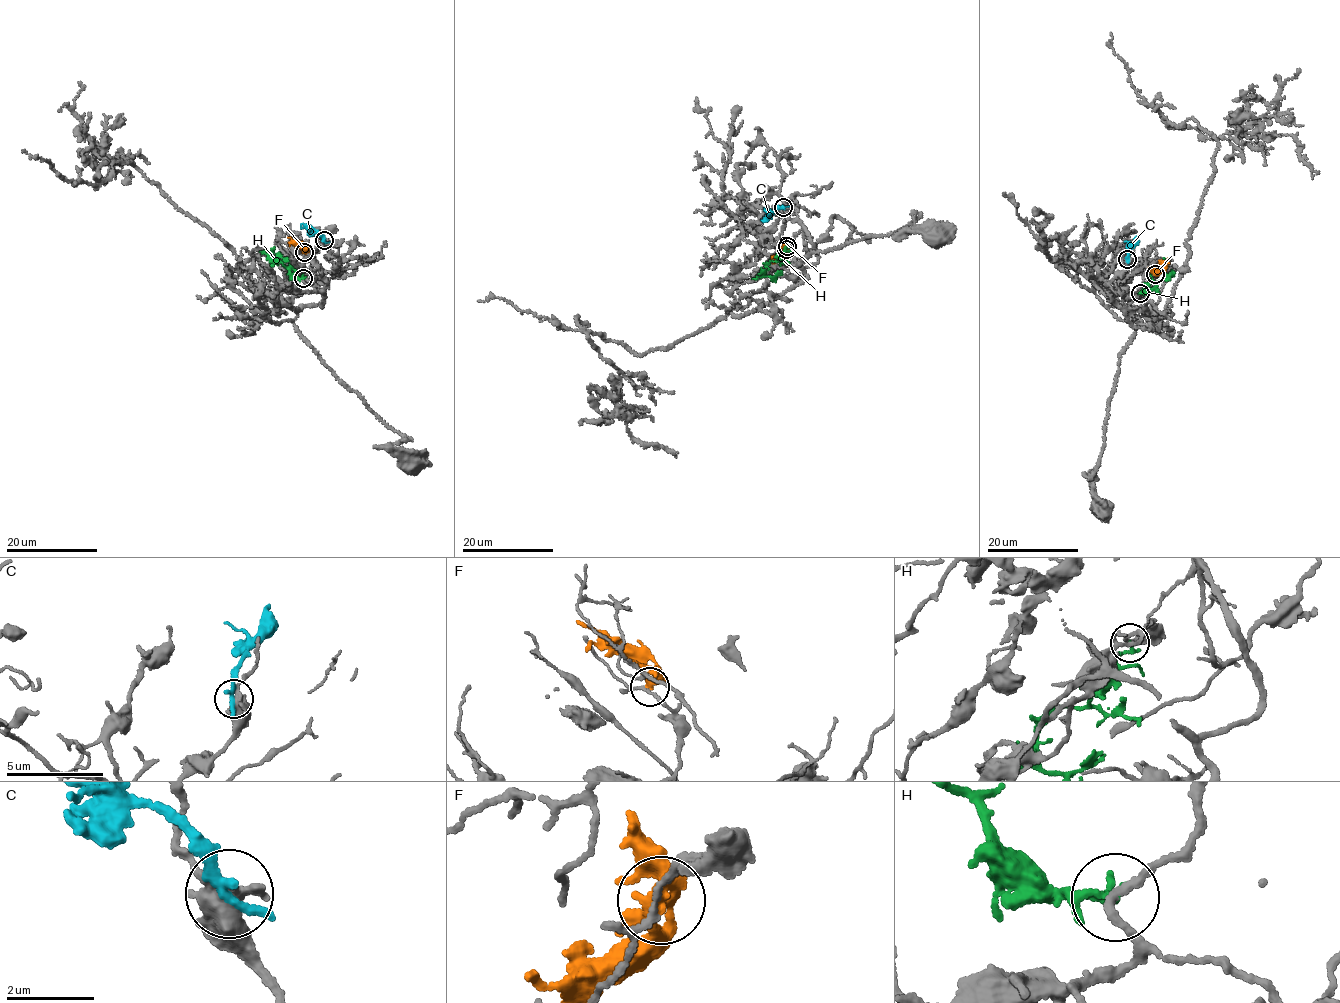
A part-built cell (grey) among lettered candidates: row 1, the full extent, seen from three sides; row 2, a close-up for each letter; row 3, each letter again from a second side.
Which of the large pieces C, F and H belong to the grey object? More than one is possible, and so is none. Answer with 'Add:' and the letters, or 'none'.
Add: none

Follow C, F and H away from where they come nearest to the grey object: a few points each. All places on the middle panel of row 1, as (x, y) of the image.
C: (783, 208), (762, 221)
F: (786, 249), (784, 255), (771, 263)
H: (787, 246), (783, 256), (770, 262), (766, 269), (766, 274), (772, 277), (781, 272)

